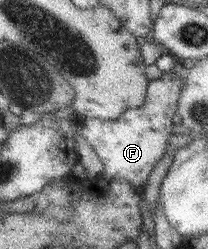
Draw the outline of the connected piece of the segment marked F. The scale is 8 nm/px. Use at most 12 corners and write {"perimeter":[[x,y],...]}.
{"perimeter":[[149,81],[145,101],[82,136],[102,176],[140,188],[162,159],[182,90]]}

